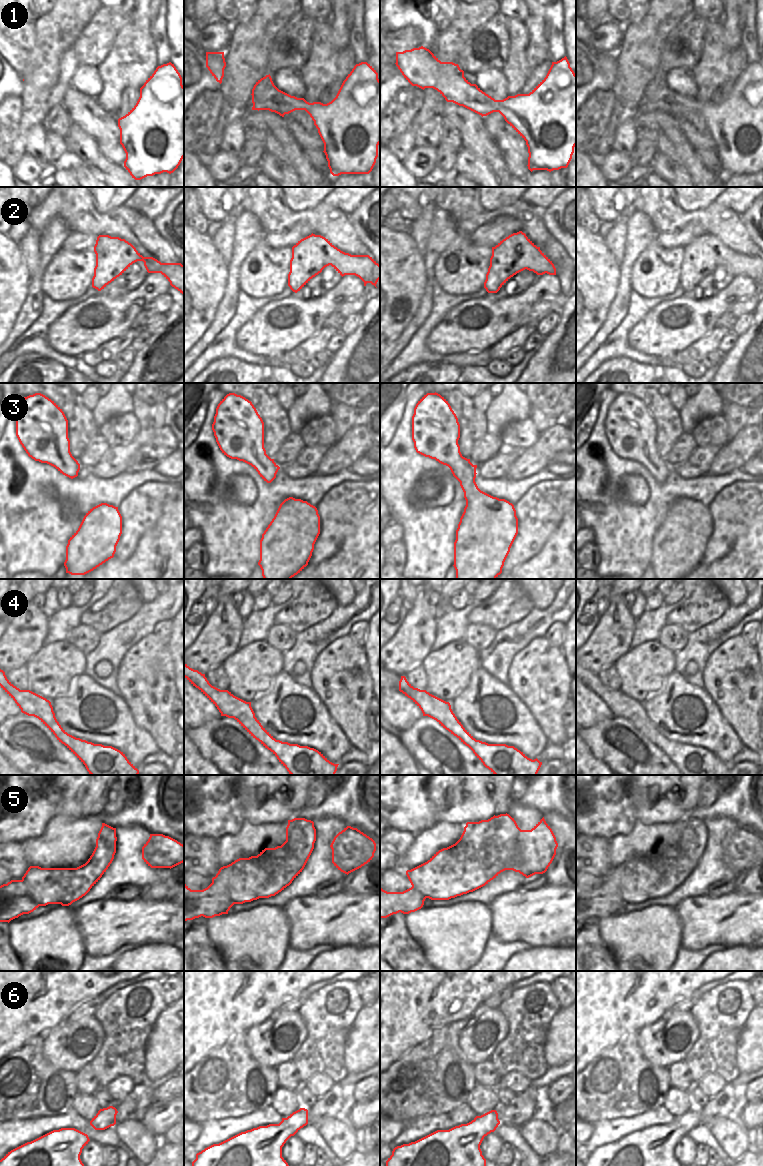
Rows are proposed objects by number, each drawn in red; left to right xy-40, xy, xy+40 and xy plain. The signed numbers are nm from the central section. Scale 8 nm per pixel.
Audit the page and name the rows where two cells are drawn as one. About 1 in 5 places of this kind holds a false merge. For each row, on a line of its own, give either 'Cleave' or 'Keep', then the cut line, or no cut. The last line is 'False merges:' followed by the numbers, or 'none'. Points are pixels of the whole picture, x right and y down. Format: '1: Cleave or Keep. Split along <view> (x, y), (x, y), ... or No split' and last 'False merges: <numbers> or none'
1: Keep. No split
2: Keep. No split
3: Keep. No split
4: Keep. No split
5: Cleave. Split along xy-40 (22, 879), (30, 892), (41, 903), (47, 904)
6: Keep. No split
False merges: 5.

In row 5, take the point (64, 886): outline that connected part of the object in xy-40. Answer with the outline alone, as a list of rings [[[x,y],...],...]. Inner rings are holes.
[[[102,823],[96,847],[85,864],[77,868],[30,866],[22,880],[41,904],[69,906],[85,896],[106,872],[116,853],[116,841],[116,828]]]

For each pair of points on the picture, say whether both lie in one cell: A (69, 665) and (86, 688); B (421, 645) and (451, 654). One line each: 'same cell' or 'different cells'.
A: different cells
B: different cells

